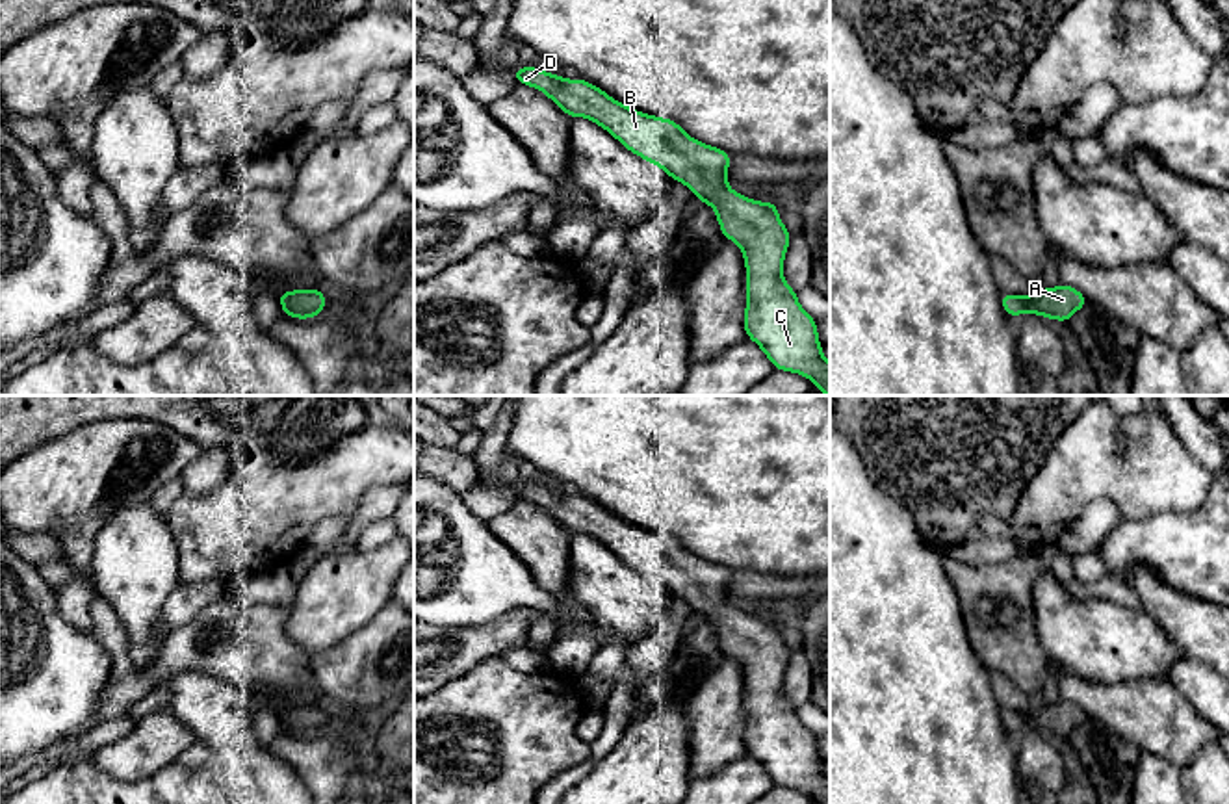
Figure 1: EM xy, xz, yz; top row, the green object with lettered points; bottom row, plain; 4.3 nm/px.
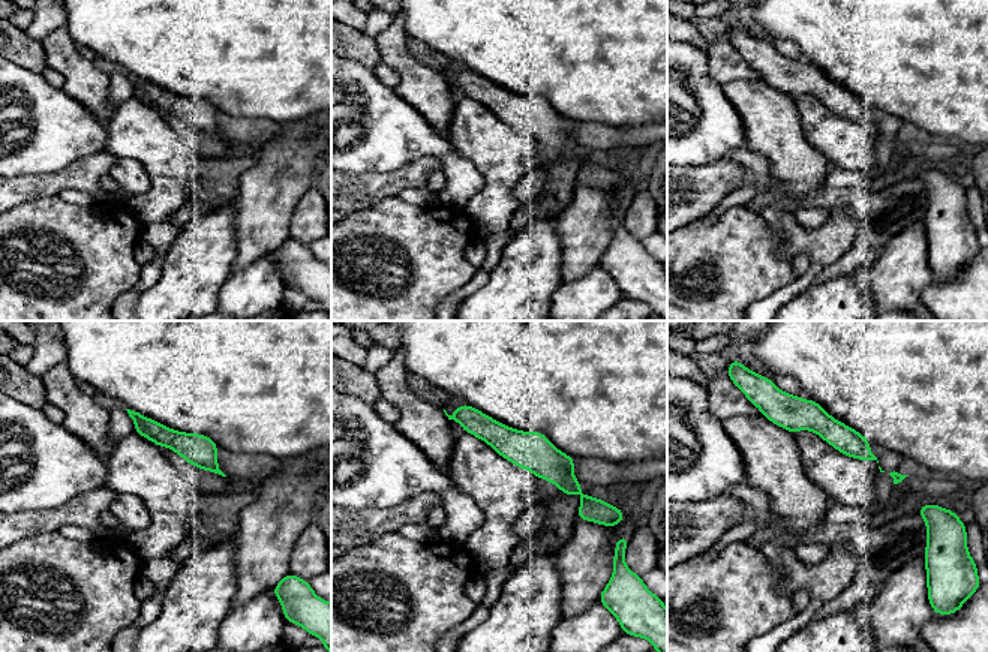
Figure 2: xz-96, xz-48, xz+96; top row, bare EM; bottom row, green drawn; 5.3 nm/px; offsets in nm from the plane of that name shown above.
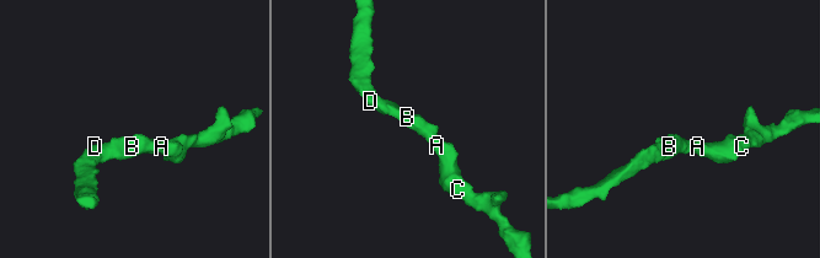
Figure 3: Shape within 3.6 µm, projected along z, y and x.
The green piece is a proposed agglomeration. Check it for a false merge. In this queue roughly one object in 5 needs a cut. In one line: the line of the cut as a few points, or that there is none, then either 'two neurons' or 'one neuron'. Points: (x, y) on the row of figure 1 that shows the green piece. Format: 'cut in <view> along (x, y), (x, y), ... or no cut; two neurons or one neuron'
no cut; one neuron

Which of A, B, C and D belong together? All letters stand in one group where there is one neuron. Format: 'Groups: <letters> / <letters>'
Groups: A B C D

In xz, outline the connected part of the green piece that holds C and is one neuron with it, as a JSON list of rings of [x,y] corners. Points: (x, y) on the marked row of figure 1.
[[[520,67],[512,74],[518,84],[540,89],[570,119],[585,117],[605,128],[629,152],[661,167],[672,180],[683,182],[698,201],[715,210],[722,236],[739,245],[744,256],[746,310],[743,325],[746,338],[761,347],[774,370],[804,375],[830,396],[830,362],[821,349],[817,321],[800,306],[796,292],[782,275],[791,234],[778,215],[776,202],[752,201],[730,189],[728,167],[731,156],[726,150],[696,141],[672,119],[631,110],[587,80],[566,80],[538,67]]]

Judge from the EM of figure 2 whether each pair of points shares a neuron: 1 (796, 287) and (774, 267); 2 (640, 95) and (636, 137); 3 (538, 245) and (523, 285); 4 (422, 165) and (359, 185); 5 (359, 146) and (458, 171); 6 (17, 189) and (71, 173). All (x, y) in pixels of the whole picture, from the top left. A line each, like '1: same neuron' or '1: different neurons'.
1: different neurons
2: different neurons
3: same neuron
4: same neuron
5: same neuron
6: same neuron

